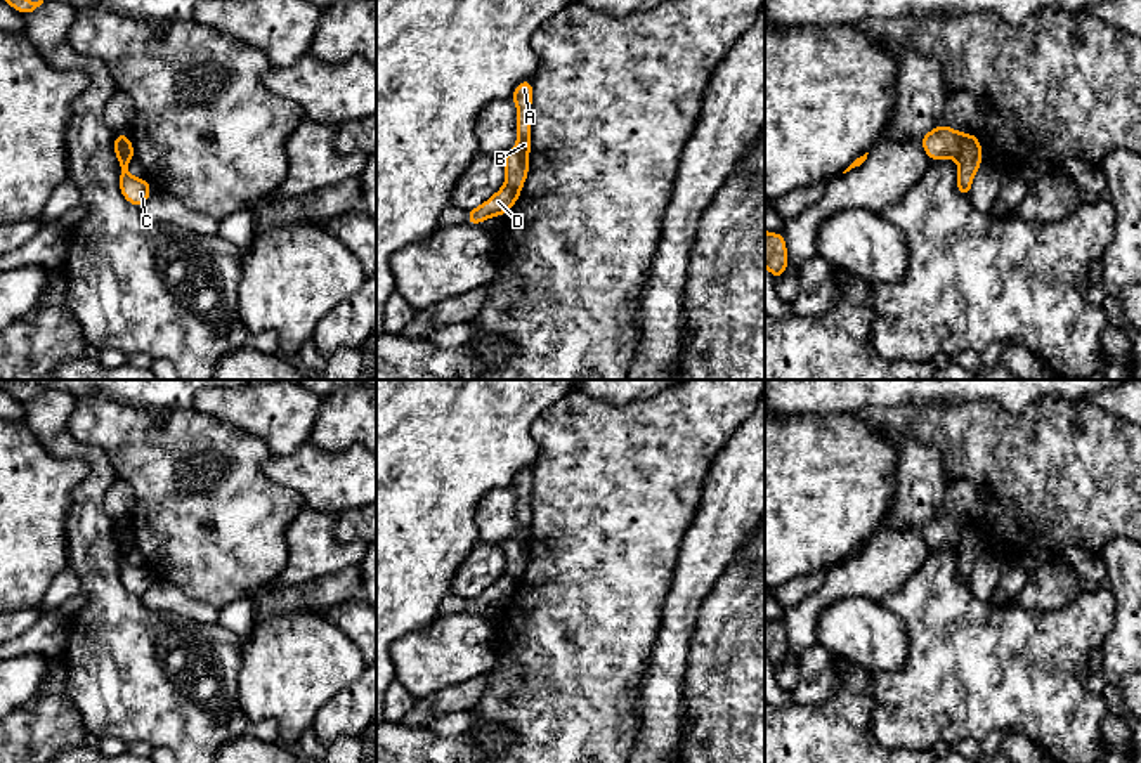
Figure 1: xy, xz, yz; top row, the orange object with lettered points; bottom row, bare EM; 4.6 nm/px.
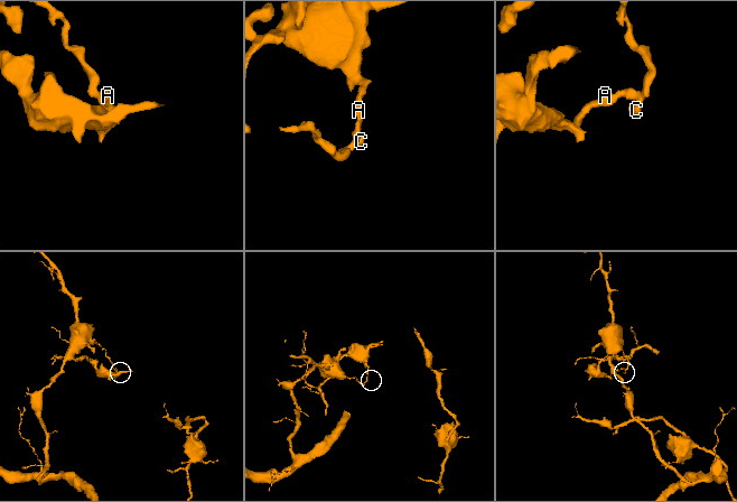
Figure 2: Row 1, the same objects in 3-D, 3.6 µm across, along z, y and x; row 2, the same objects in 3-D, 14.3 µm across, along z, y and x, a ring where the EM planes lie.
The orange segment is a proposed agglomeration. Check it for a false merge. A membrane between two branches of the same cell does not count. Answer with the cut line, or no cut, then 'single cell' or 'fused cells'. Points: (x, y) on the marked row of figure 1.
cut in xy along (117, 136), (127, 162); fused cells

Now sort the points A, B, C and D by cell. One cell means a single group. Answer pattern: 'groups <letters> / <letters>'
groups A B / C D

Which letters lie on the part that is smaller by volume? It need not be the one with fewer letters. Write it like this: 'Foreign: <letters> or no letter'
Foreign: A, B

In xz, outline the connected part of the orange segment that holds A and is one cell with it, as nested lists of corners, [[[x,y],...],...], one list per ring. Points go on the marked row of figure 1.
[[[532,78],[520,82],[512,94],[517,106],[517,146],[501,160],[506,168],[506,184],[513,189],[522,189],[529,173],[531,151],[531,102],[532,102]]]

